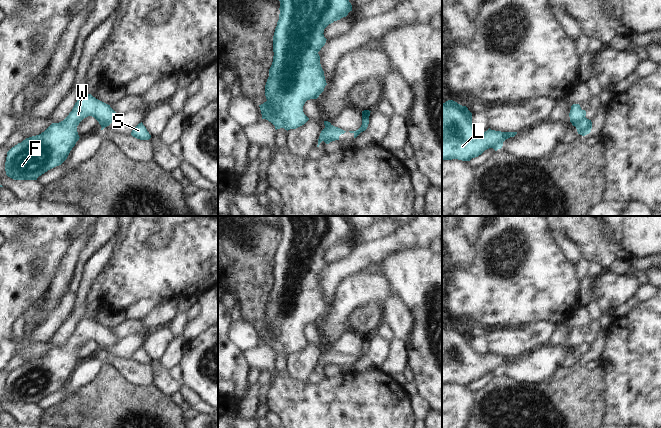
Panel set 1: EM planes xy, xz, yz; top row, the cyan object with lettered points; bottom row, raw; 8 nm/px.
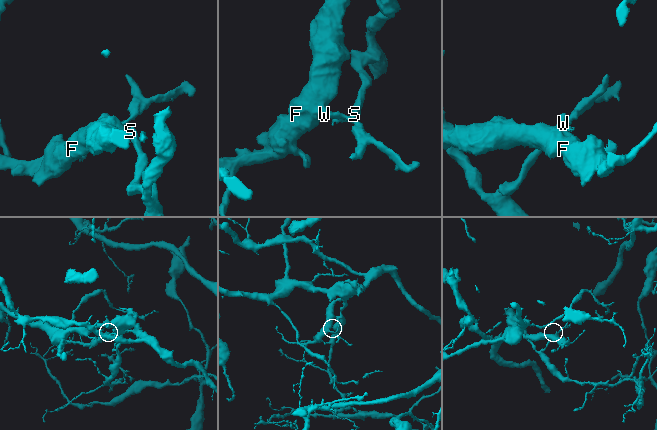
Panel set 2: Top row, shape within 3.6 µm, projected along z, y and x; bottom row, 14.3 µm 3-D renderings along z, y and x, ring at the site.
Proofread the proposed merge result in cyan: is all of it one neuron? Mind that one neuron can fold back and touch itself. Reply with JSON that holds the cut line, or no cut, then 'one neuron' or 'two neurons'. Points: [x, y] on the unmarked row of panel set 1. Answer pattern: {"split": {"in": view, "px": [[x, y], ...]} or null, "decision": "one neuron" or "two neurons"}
{"split": {"in": "yz", "px": [[585, 341], [574, 349]]}, "decision": "two neurons"}

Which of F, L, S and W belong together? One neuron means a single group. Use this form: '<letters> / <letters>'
F L W / S

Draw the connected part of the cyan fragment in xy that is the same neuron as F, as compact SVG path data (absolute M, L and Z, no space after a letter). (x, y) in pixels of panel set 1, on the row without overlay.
M83 318L75 327L69 339L59 347L52 347L39 359L26 362L7 376L6 399L14 404L37 404L48 394L61 389L79 364L77 350L86 341L94 341L101 351L111 348L119 338L110 329L96 323L91 318Z

